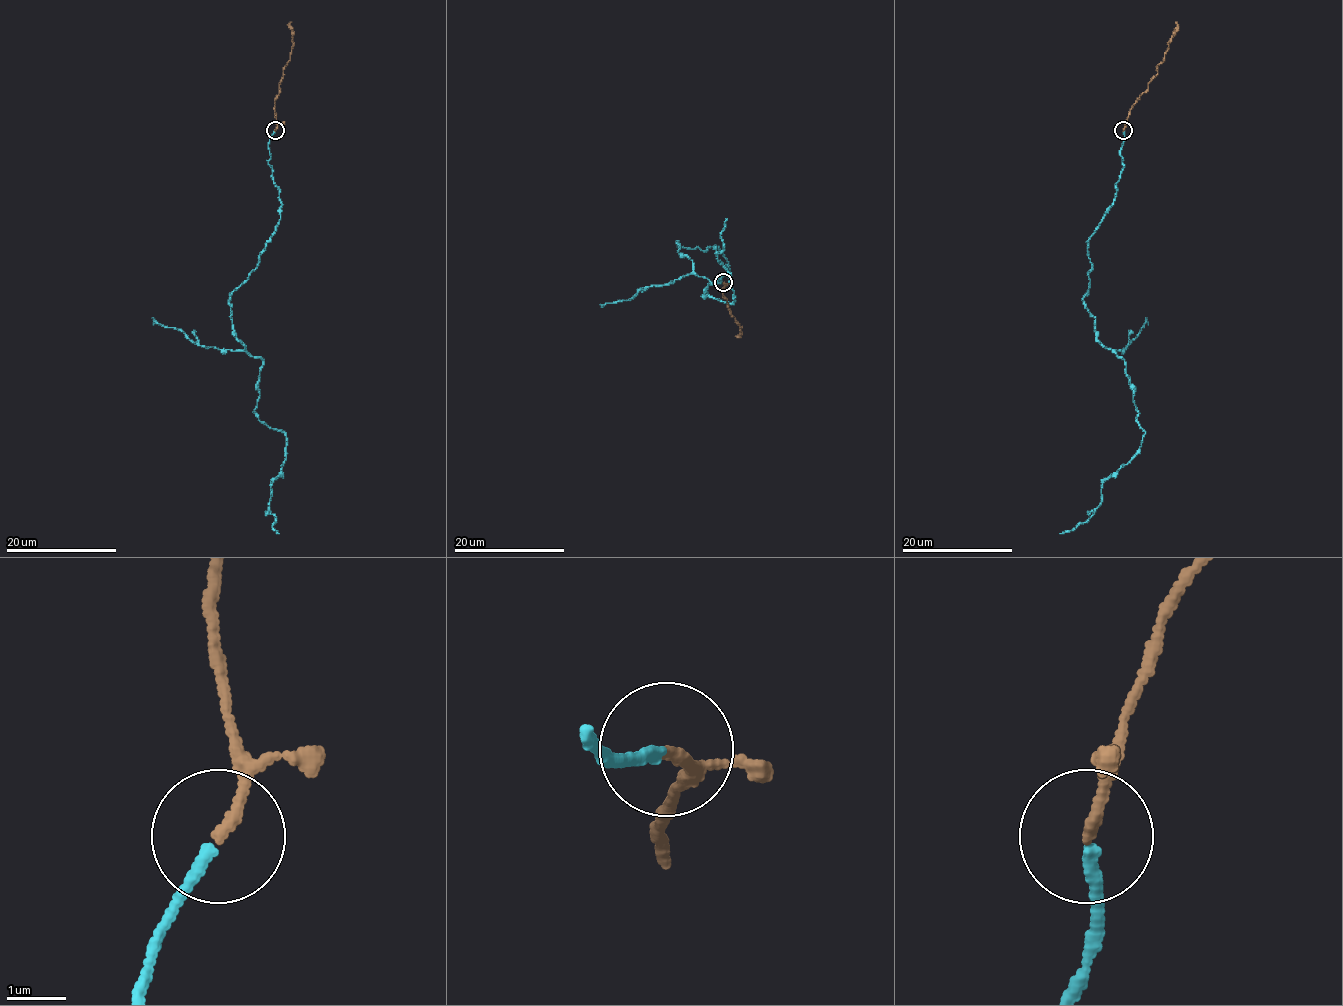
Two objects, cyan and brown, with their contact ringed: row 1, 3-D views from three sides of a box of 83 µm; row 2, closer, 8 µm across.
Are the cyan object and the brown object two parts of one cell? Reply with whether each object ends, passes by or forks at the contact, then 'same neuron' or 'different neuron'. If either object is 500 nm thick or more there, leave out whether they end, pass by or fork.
cyan ends; brown ends; same neuron

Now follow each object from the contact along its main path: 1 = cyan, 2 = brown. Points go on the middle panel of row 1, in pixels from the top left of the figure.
1: (723, 282), (717, 249), (677, 242), (710, 283), (702, 296), (731, 304), (716, 254), (727, 218)
2: (723, 282), (725, 285), (723, 296), (731, 317), (738, 322), (741, 333), (738, 335)

